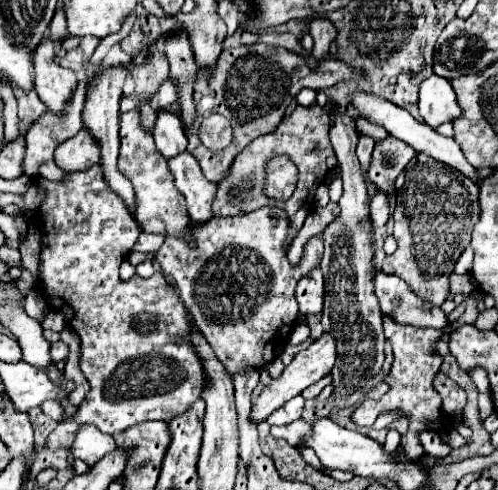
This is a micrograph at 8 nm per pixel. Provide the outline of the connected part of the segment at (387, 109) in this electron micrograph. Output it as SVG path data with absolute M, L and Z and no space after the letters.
M356 92L356 94L352 94L352 104L360 110L360 114L362 114L364 118L368 118L368 120L374 122L374 124L384 126L384 128L388 130L388 134L392 134L392 136L396 136L396 138L408 142L416 152L424 152L424 154L428 154L430 158L434 158L434 160L438 160L438 162L442 162L442 164L446 164L446 166L450 166L450 168L454 168L454 170L460 170L466 178L470 178L470 180L476 182L476 184L482 182L482 178L476 174L476 168L466 162L466 158L464 158L464 154L462 154L462 150L460 150L460 146L458 146L458 142L456 142L454 138L444 138L444 136L440 136L440 134L438 134L436 130L432 130L430 126L424 126L424 122L414 120L404 108L398 108L398 106L392 106L390 102L384 102L384 98L372 98L372 94Z

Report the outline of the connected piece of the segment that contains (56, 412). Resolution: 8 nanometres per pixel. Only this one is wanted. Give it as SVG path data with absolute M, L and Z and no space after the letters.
M48 400L48 402L44 402L44 404L40 404L40 410L46 414L46 416L50 416L50 418L54 418L54 420L62 420L62 410L60 410L60 404L56 404L56 402L52 402L52 400Z

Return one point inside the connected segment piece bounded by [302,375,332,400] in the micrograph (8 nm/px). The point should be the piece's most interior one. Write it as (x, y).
(312, 391)

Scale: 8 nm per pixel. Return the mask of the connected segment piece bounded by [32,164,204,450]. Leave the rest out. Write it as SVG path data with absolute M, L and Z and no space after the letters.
M92 166L84 172L76 172L76 174L66 174L60 182L52 182L52 180L46 180L42 176L34 178L34 182L46 190L46 198L44 198L44 204L34 212L34 226L40 230L40 280L38 280L38 286L44 294L44 300L48 302L50 308L54 308L56 312L62 312L66 314L66 322L72 330L76 330L76 334L80 336L82 340L82 356L80 356L80 368L84 372L84 376L88 378L90 382L90 392L86 394L84 402L80 404L80 410L76 412L76 418L72 418L72 422L60 422L58 428L50 434L48 438L48 448L50 450L58 450L58 448L70 448L72 446L72 438L76 436L76 426L80 424L94 424L100 432L104 434L118 434L122 430L126 430L128 426L134 426L134 424L140 424L140 422L146 422L146 420L172 420L176 414L182 414L184 410L188 410L188 406L202 396L202 388L204 388L204 374L202 374L202 366L200 366L200 358L196 356L196 352L192 350L190 342L188 342L188 334L192 330L192 324L186 316L186 308L182 304L182 300L178 298L178 292L172 284L168 284L168 280L162 276L162 274L154 274L150 276L148 280L144 278L130 278L128 282L120 282L118 278L118 268L122 264L122 260L126 258L126 252L130 252L130 248L136 244L138 236L140 236L140 228L136 224L136 220L130 216L128 208L124 206L124 202L112 194L108 190L108 186L104 186L104 176L100 174L100 166Z

